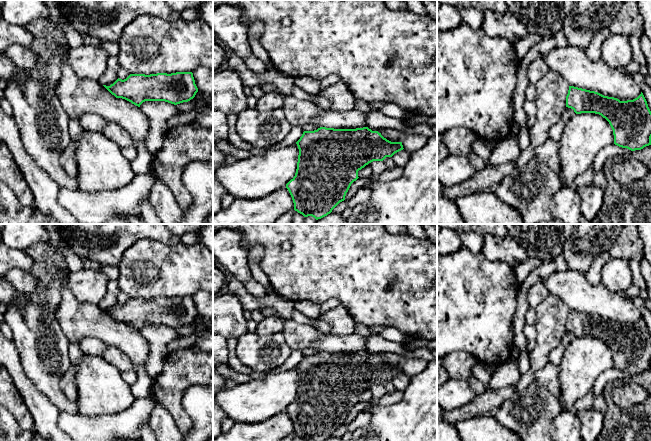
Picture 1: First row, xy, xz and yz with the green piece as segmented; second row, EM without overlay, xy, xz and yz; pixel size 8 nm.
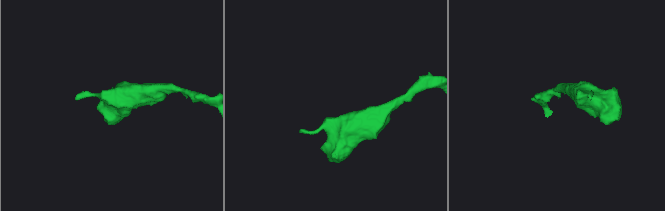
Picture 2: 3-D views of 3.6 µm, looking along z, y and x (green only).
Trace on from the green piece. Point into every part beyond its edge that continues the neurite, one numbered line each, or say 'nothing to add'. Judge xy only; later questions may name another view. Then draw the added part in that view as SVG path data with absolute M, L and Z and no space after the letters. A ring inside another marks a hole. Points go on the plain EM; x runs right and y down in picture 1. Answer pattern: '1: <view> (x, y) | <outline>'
nothing to add

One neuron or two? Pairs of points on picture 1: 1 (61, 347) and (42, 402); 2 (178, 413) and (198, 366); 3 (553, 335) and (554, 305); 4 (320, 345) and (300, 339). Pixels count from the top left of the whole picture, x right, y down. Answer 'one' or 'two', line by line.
1: two
2: one
3: one
4: one

